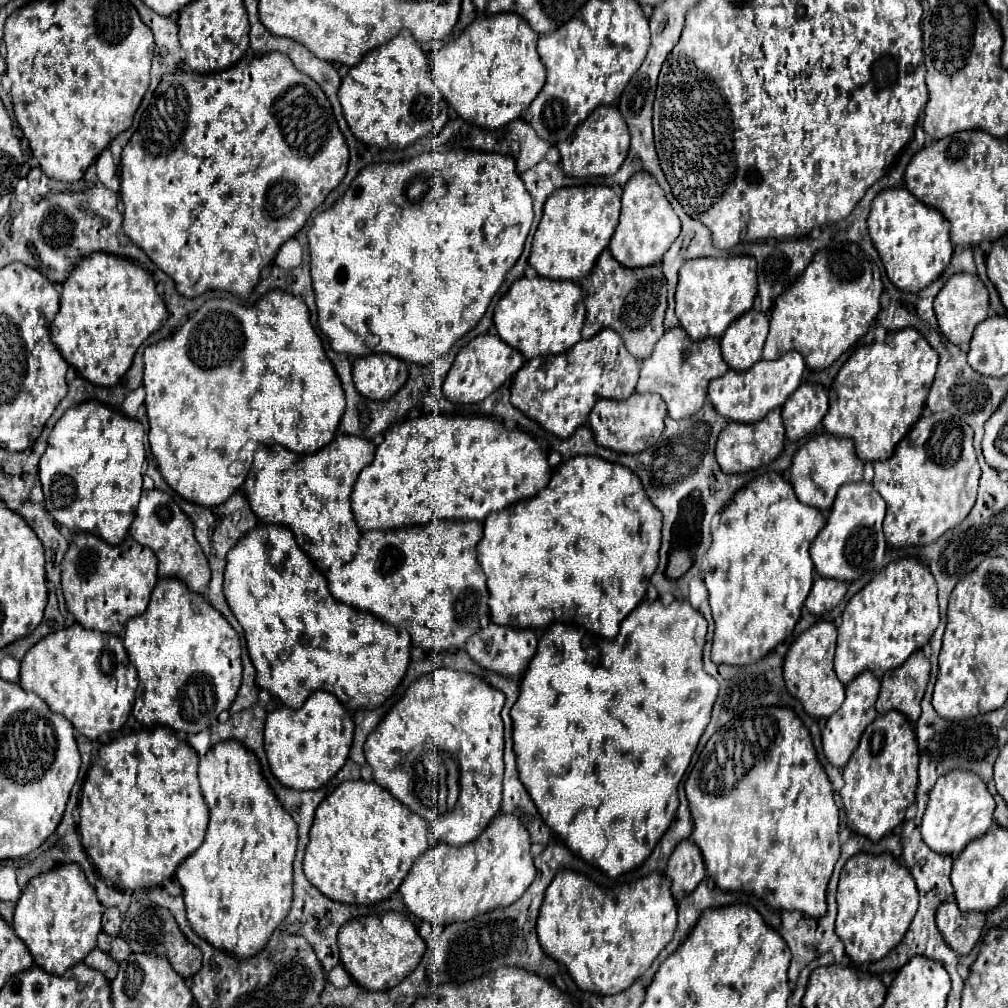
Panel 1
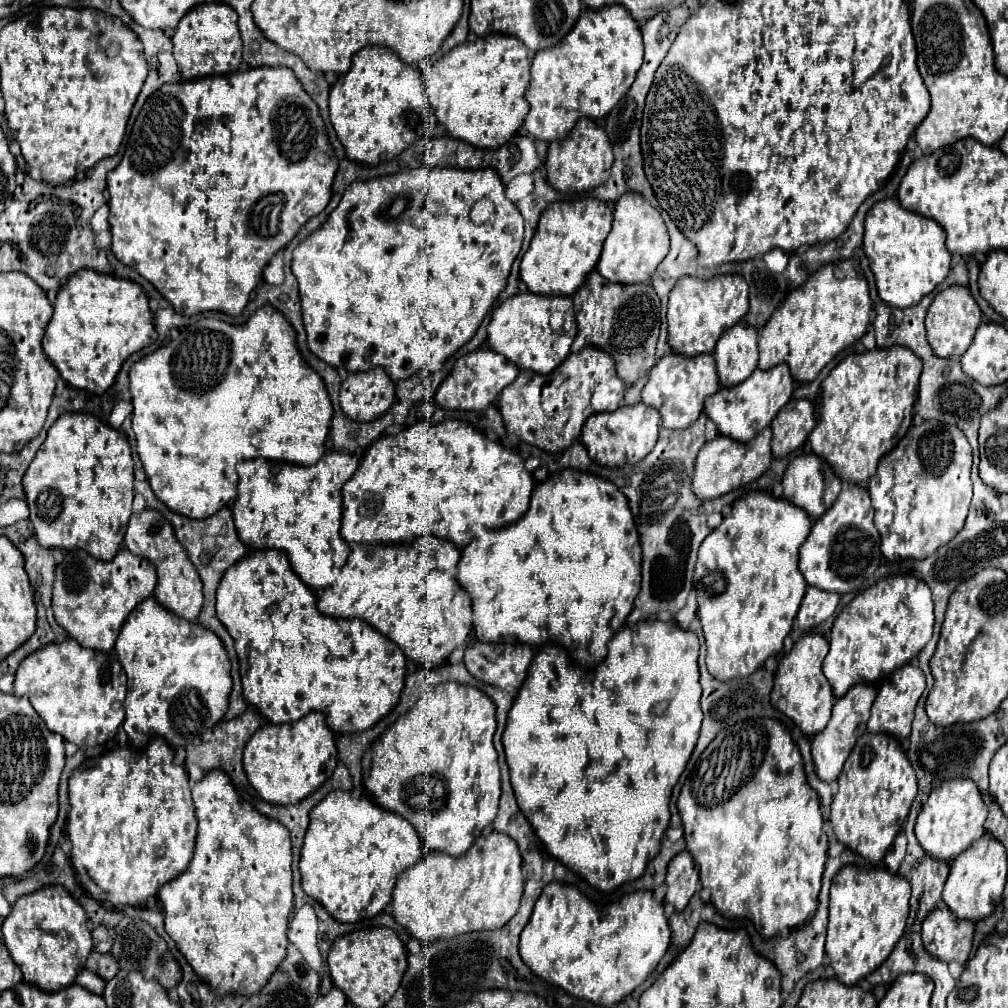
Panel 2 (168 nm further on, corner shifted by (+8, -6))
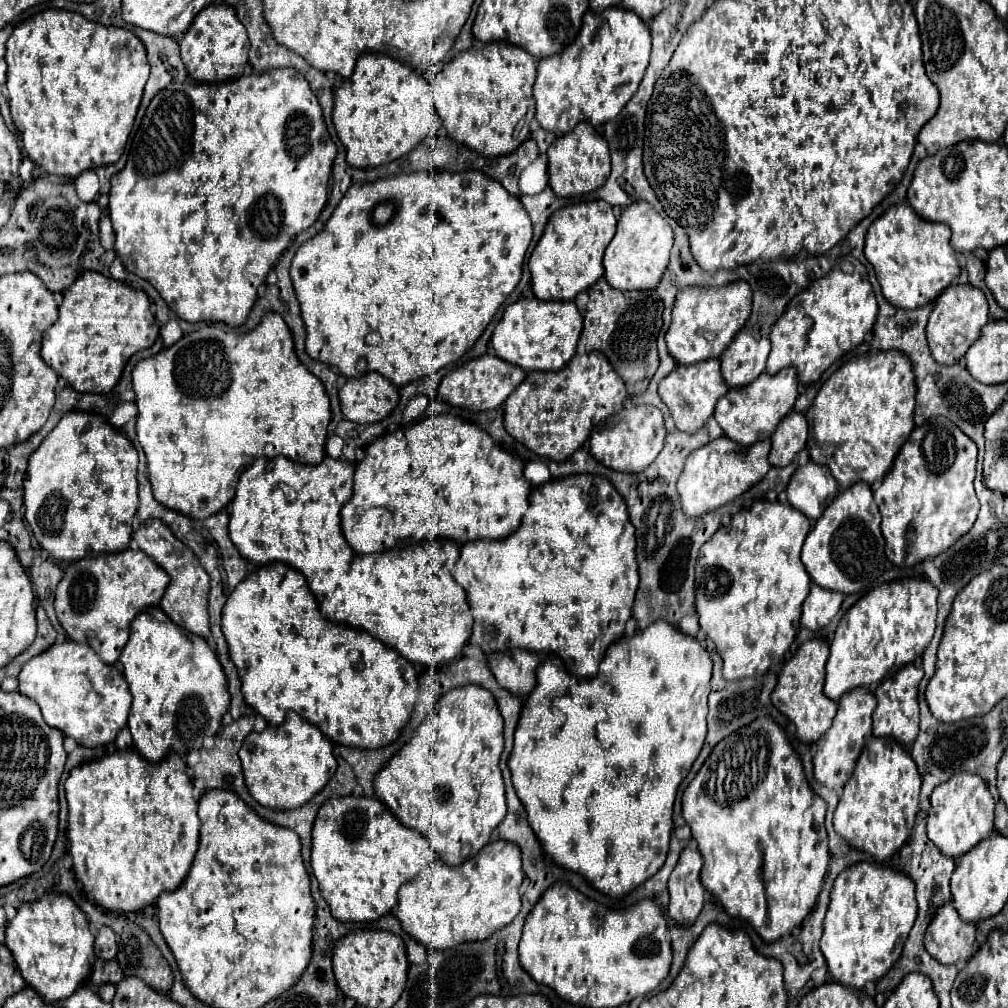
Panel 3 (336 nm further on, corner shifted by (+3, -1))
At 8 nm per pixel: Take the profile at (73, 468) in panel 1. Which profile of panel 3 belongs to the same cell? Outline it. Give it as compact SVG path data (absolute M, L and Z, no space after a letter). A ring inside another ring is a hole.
M69 411L61 417L57 427L43 439L41 447L29 457L29 467L27 467L27 475L25 475L23 503L25 503L25 521L27 521L33 537L55 559L73 561L73 559L83 559L85 555L95 555L95 553L101 553L101 551L121 551L121 549L129 547L131 533L133 533L131 517L137 511L137 451L135 451L133 443L123 435L123 431L113 427L103 415L85 413L85 411Z

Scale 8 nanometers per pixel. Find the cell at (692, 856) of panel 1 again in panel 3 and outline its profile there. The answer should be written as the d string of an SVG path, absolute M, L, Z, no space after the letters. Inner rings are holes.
M683 849L677 867L669 877L669 911L667 915L679 925L691 925L705 901L705 887L701 885L703 857L697 849Z

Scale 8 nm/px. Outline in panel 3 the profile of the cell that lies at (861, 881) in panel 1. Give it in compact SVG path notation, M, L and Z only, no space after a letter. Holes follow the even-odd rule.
M871 863L851 865L835 879L821 937L821 951L833 981L863 989L867 981L881 979L899 959L915 917L915 883L909 875Z

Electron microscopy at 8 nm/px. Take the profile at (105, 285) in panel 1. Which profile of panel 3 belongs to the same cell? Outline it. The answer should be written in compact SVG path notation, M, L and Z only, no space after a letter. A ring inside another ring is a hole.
M95 271L81 273L73 285L63 293L63 303L59 307L59 319L43 335L41 357L47 365L55 369L75 391L81 393L109 393L121 379L121 371L131 355L151 347L159 335L159 325L151 313L151 301L143 289L133 289L123 281L99 275Z

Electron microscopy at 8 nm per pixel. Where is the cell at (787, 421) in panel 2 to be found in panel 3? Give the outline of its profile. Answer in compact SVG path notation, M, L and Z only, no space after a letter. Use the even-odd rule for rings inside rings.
M791 411L781 423L777 425L775 433L771 435L771 455L769 461L775 467L785 467L791 459L805 447L809 435L809 423L805 413Z

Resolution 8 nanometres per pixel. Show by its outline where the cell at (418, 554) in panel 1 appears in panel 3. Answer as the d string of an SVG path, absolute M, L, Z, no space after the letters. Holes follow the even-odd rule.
M431 539L383 553L355 555L349 573L343 573L335 589L321 599L321 615L377 635L413 664L436 668L449 663L463 653L473 627L467 595L451 575L457 555L459 545L453 539Z

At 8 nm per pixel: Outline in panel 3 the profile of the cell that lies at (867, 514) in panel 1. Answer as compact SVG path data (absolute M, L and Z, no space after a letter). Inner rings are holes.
M855 483L841 491L833 503L819 517L815 527L809 531L801 561L811 579L825 589L841 591L845 595L865 591L885 571L885 539L881 535L881 513L873 499L869 483Z

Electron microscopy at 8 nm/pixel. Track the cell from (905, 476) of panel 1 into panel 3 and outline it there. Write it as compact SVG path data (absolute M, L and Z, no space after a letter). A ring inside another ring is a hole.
M935 417L915 427L901 451L897 453L889 473L875 487L875 501L883 515L881 531L887 541L887 557L897 567L911 567L929 557L947 551L959 537L963 537L975 523L979 513L979 499L973 489L977 463L977 445L953 421Z

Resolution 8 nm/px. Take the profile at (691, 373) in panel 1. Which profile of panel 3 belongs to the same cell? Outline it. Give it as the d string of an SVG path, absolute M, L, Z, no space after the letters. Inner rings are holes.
M705 359L693 365L677 365L665 379L659 381L659 397L669 407L677 429L693 433L701 429L715 411L715 403L729 391L721 379L719 359Z

